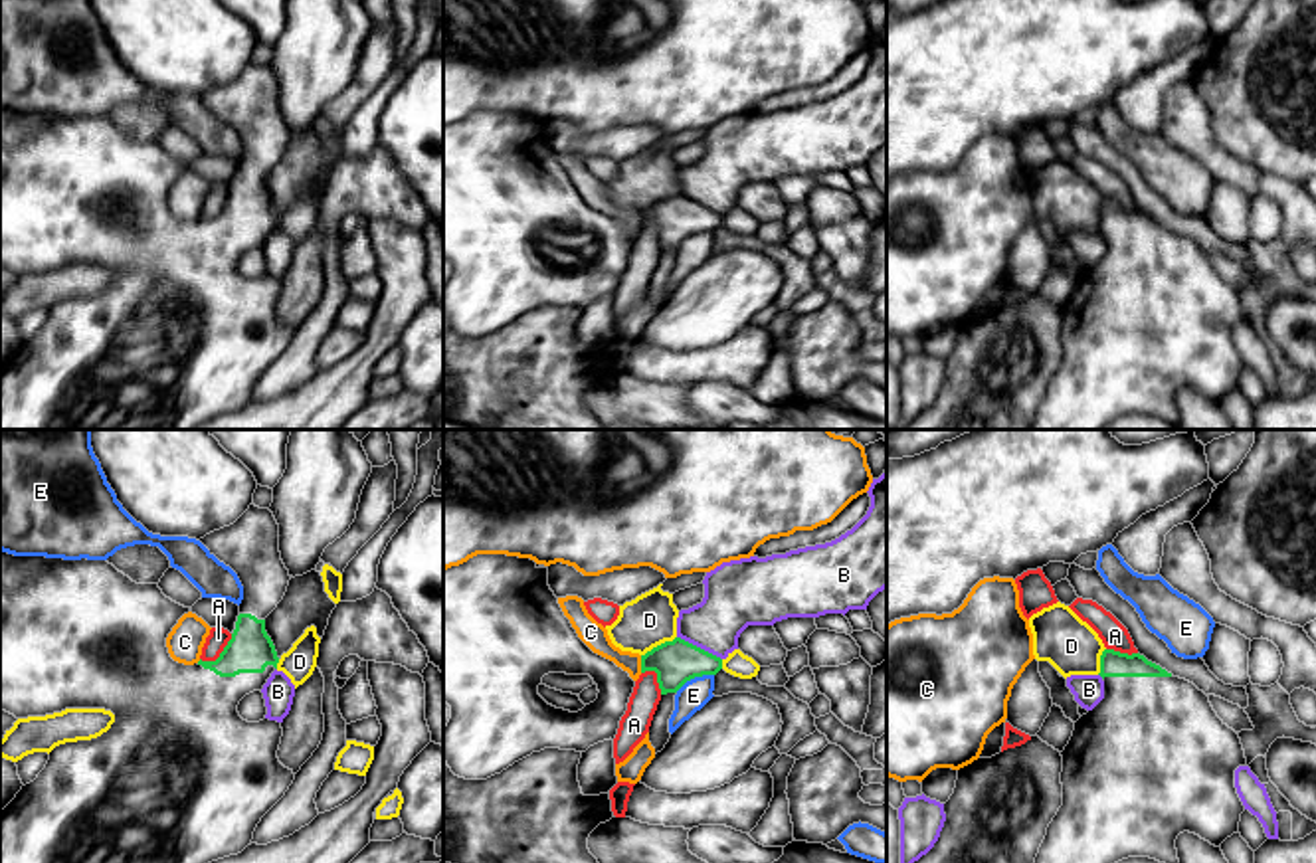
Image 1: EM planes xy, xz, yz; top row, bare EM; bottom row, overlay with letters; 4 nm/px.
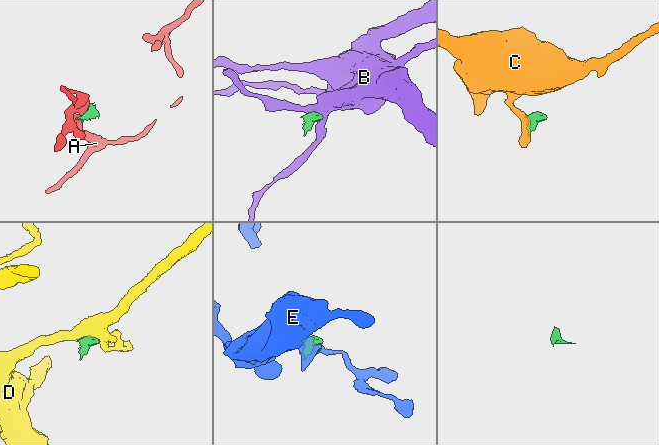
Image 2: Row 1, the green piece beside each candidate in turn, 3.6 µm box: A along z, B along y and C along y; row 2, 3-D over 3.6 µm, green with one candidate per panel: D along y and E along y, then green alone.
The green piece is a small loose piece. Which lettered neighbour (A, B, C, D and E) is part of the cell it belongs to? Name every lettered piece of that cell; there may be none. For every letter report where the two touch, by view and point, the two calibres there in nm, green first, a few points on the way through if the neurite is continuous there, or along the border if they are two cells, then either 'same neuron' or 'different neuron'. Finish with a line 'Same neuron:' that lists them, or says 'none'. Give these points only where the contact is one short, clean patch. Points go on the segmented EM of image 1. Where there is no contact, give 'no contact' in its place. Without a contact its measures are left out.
A: meets green in xy at (220, 654); 190 nm thick on the green side, 90 nm on the other; border along xy (232, 634), (214, 660), (200, 660); different neuron
B: meets green in xz at (699, 648); 180 nm thick on the green side, 260 nm on the other; border along xz (677, 636), (721, 660); different neuron
C: meets green in xz at (642, 664); 180 nm thick on the green side, 100 nm on the other; border along xz (640, 656), (642, 671); different neuron
D: meets green in xz at (658, 646); 180 nm thick on the green side, 220 nm on the other; border along xz (675, 636), (642, 656); different neuron
E: meets green in xz at (693, 677); 180 nm thick on the green side, 120 nm on the other; border along xz (713, 673), (691, 677), (675, 691); different neuron
Same neuron: none

